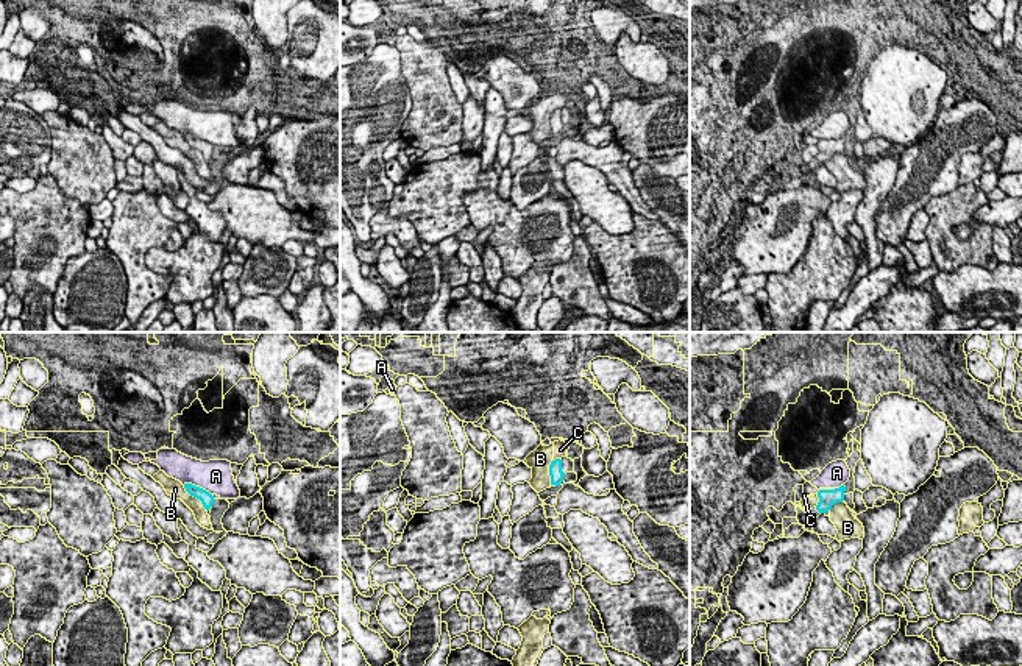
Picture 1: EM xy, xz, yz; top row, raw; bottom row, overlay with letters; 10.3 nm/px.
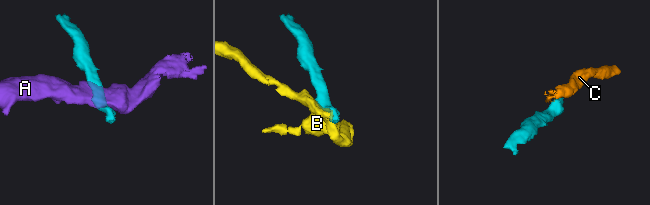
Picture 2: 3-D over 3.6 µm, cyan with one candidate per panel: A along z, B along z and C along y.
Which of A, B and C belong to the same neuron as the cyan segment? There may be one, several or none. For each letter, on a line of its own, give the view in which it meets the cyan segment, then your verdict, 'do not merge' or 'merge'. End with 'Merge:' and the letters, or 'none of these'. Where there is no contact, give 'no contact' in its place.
A: xy | do not merge
B: xy | do not merge
C: xz | do not merge
Merge: none of these

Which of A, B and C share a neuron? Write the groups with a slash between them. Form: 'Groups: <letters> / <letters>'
Groups: A / B C

